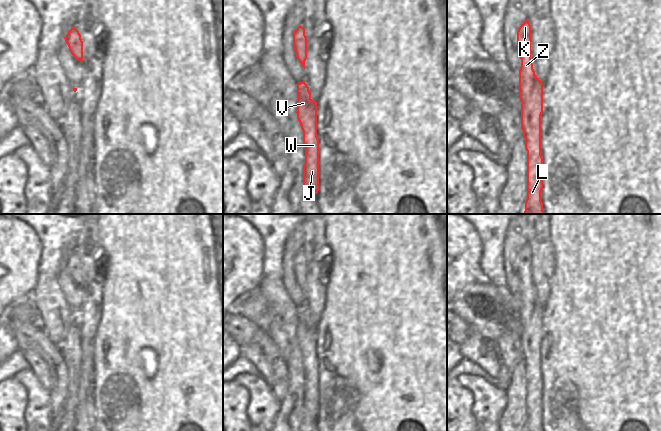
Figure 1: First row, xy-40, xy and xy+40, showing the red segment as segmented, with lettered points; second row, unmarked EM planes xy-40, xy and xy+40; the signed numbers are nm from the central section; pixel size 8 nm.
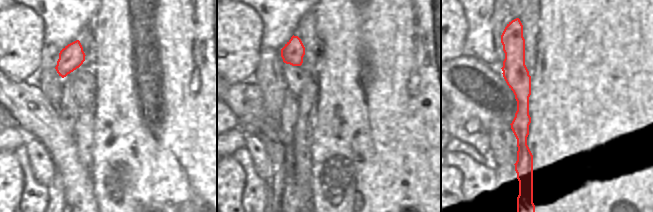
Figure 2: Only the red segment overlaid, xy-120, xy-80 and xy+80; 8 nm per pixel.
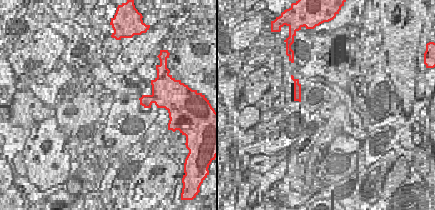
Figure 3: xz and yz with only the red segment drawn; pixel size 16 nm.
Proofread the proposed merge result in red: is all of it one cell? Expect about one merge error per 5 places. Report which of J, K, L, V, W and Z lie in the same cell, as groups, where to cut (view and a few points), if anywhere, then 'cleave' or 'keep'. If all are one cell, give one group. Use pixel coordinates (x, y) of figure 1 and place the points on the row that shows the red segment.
groups J K L V W Z; cut none; keep

